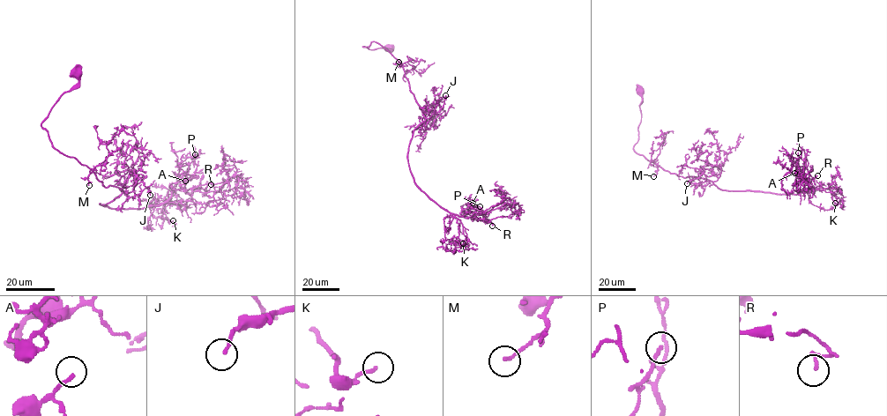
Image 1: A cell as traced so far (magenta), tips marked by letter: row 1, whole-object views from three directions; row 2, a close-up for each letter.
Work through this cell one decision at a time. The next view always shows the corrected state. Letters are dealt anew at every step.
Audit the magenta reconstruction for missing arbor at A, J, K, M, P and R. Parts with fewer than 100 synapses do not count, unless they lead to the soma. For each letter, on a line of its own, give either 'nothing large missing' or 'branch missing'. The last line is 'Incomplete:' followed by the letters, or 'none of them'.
A: nothing large missing
J: nothing large missing
K: nothing large missing
M: nothing large missing
P: nothing large missing
R: nothing large missing
Incomplete: none of them

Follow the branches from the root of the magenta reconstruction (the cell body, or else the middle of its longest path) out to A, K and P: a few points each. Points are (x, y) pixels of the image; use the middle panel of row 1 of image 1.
A: (390, 48), (363, 46), (376, 42), (401, 64), (425, 119), (408, 147), (413, 182), (458, 216), (473, 203)
K: (390, 48), (363, 46), (379, 43), (403, 68), (425, 119), (410, 171), (459, 221), (463, 243)
P: (390, 48), (363, 46), (376, 42), (401, 64), (425, 119), (408, 147), (413, 182), (458, 216), (480, 206)

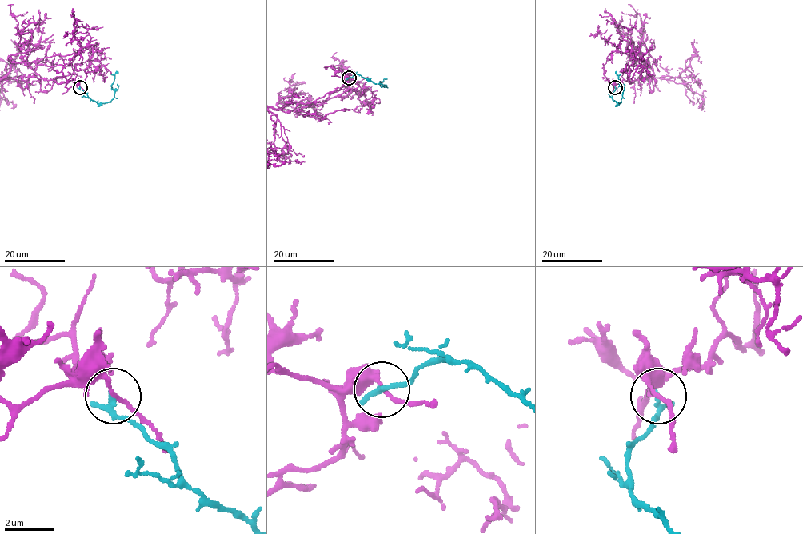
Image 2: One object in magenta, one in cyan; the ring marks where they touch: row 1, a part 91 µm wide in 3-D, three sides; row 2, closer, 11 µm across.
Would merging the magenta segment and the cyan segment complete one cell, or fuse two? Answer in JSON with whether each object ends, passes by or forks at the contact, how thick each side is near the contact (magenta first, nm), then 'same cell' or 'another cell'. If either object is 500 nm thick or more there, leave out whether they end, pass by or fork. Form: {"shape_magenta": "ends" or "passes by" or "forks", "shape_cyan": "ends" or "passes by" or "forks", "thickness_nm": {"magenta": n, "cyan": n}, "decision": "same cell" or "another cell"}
{"shape_magenta": "passes by", "shape_cyan": "ends", "thickness_nm": {"magenta": 150, "cyan": 240}, "decision": "another cell"}

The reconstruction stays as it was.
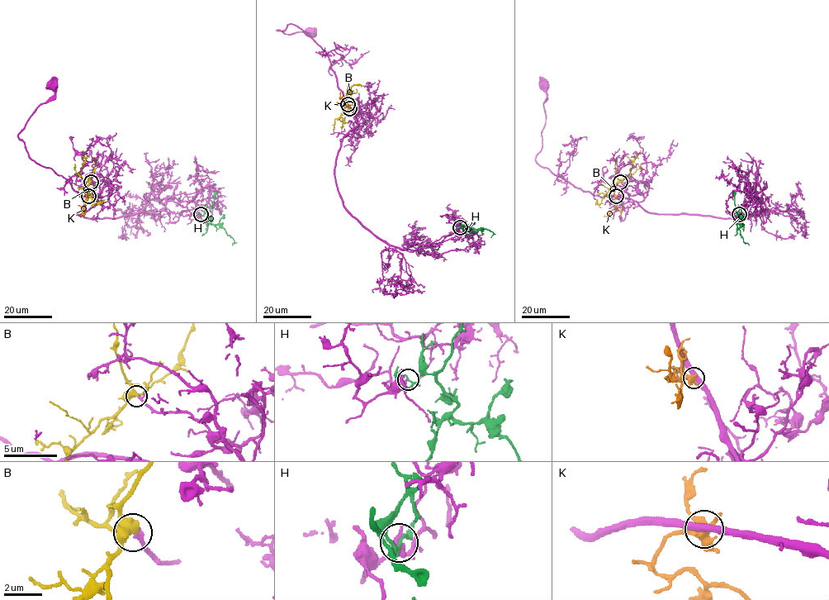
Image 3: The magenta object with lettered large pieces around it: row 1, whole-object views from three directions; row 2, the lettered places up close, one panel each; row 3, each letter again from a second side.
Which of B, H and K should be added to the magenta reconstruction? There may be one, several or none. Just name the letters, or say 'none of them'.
B

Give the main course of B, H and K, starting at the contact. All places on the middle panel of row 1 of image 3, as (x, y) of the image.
B: (349, 108), (343, 111), (338, 118), (344, 122), (341, 129)
H: (460, 227), (465, 226), (489, 230), (493, 232), (490, 237)
K: (348, 105), (344, 98), (343, 105), (339, 92)

